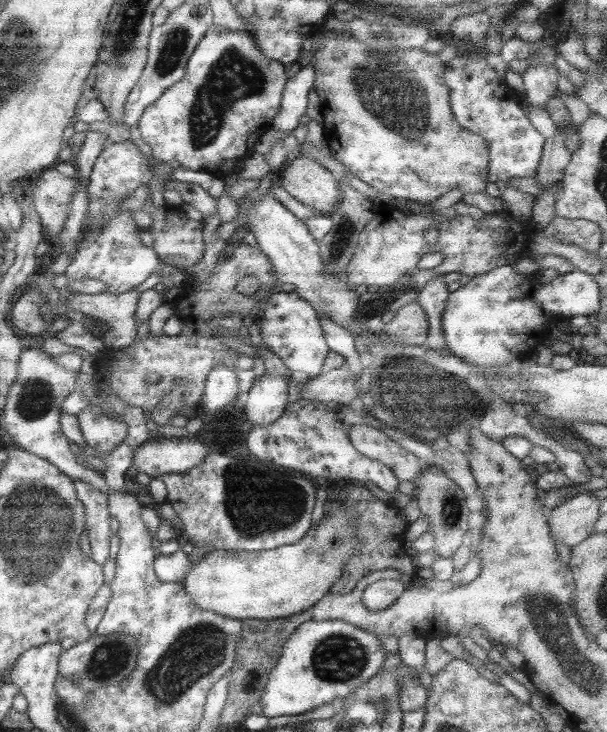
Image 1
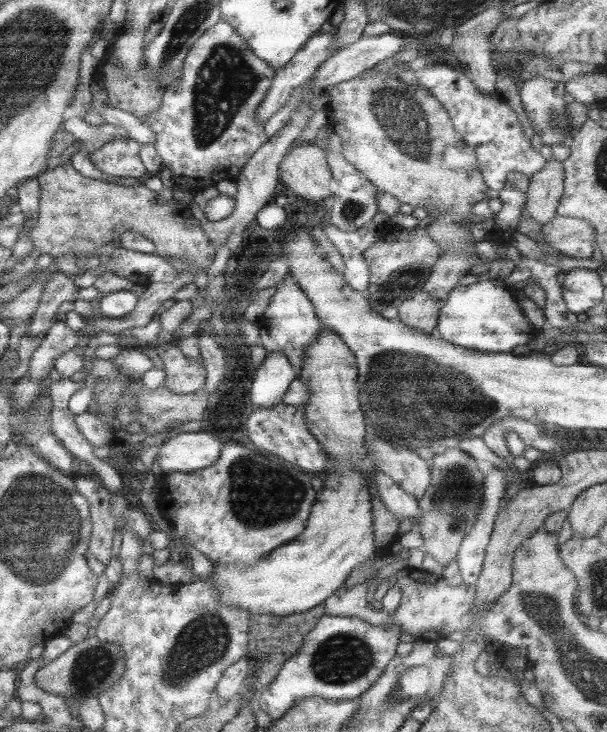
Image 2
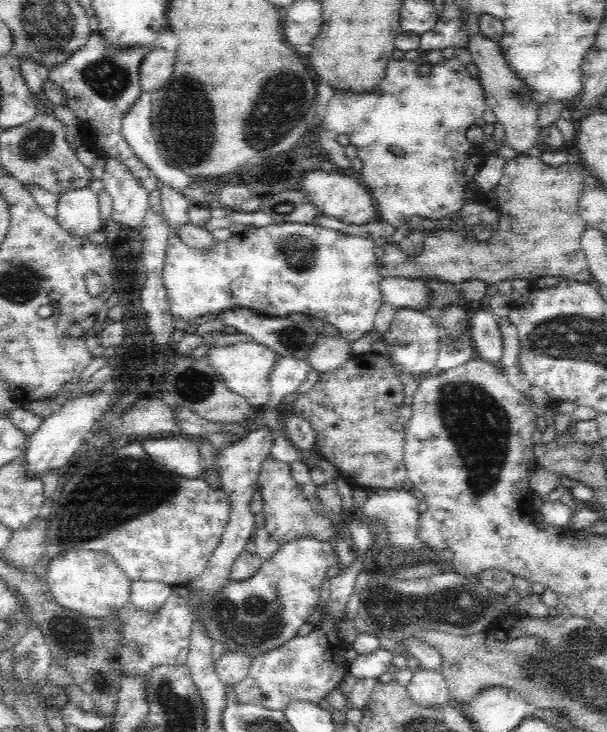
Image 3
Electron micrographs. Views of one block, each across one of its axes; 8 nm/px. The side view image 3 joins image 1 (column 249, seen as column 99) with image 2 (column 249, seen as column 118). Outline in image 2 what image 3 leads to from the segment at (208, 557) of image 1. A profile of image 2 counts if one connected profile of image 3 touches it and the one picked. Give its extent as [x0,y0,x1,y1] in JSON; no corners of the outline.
[208,324,375,616]

